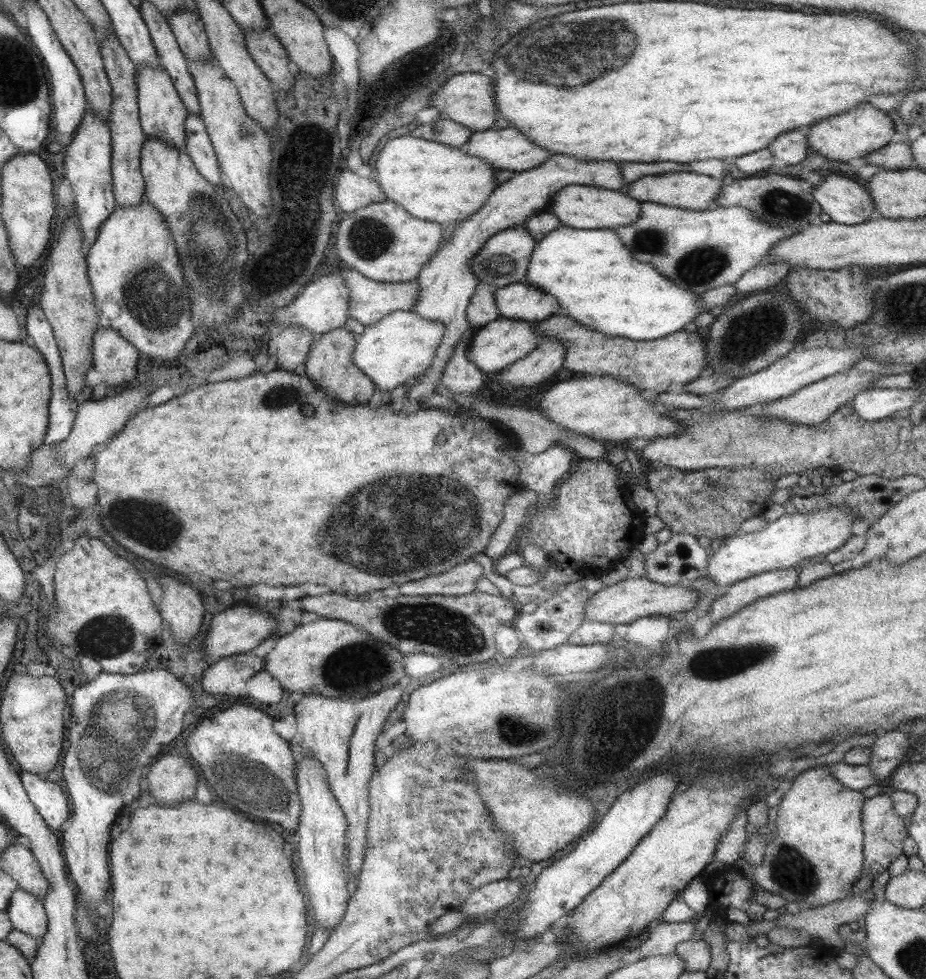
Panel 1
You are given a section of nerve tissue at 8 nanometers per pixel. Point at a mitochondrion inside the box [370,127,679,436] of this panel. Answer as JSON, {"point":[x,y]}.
{"point":[653,241]}

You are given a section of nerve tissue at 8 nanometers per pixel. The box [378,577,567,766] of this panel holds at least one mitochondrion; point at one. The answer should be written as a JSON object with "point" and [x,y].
{"point":[513,730]}

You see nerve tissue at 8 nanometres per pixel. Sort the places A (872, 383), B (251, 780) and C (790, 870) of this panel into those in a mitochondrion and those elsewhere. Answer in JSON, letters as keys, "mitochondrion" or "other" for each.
{"A":"other","B":"mitochondrion","C":"mitochondrion"}

